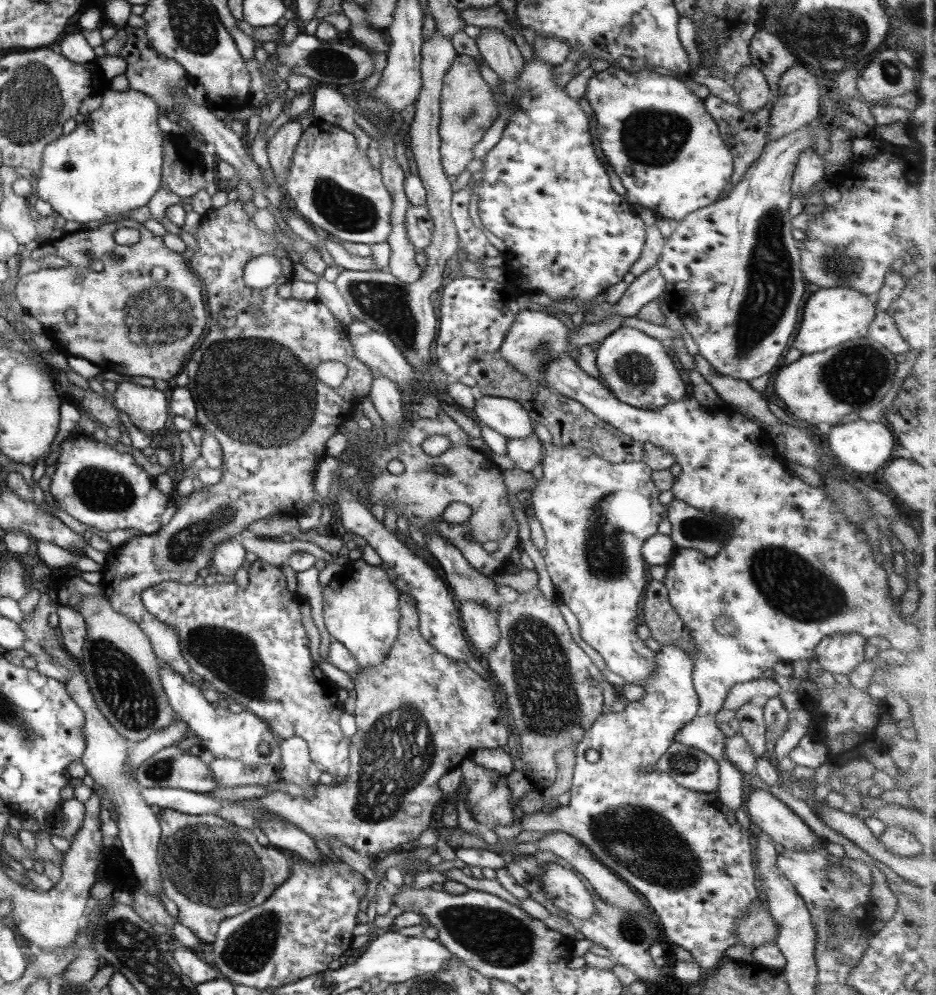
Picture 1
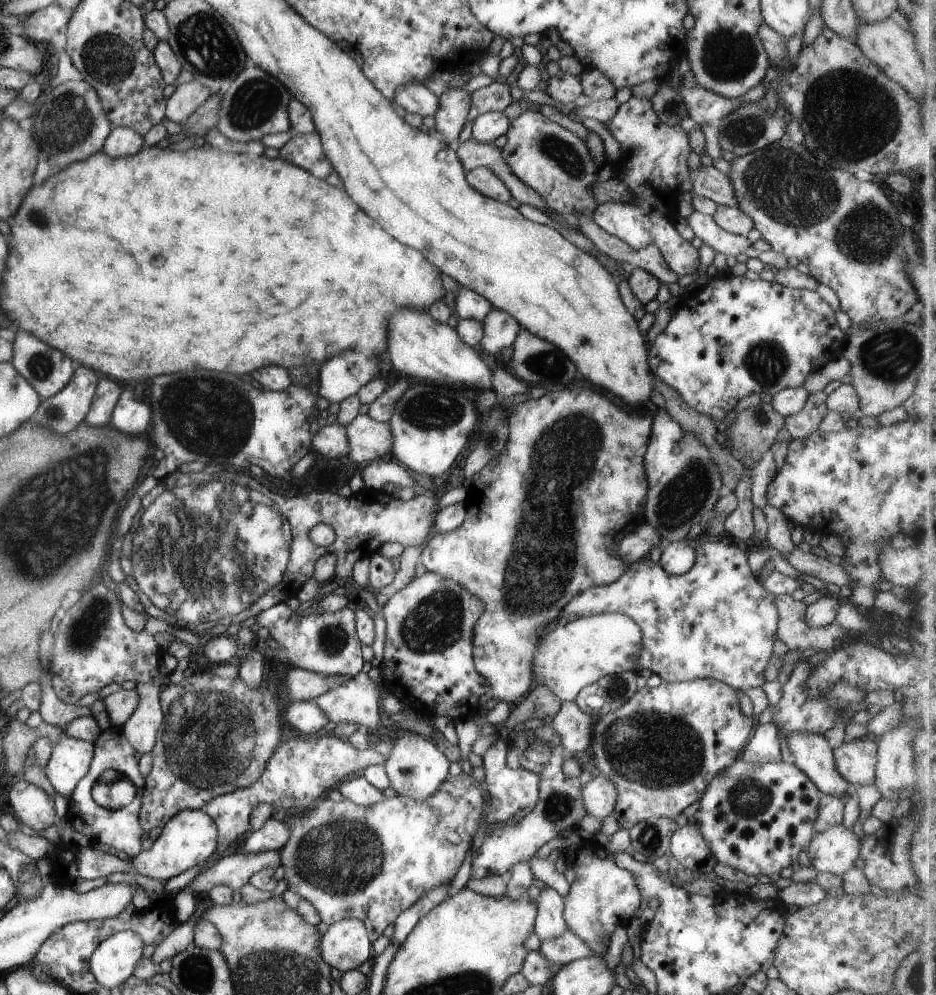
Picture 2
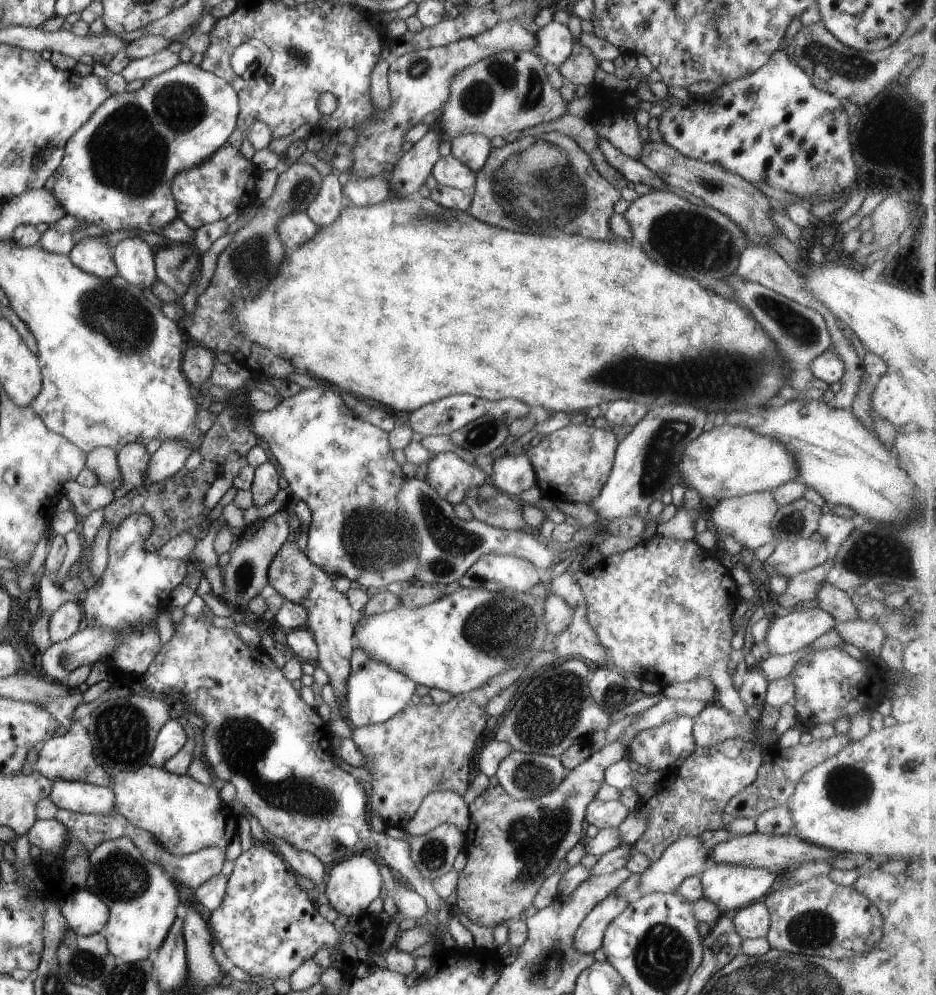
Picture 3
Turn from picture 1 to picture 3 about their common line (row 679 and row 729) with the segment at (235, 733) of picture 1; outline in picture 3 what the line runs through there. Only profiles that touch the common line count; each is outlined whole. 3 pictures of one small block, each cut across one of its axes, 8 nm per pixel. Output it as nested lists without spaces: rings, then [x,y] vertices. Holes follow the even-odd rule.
[[[170,719],[158,732],[155,746],[147,759],[147,765],[150,767],[162,767],[172,756],[175,756],[180,751],[180,748],[186,742],[187,735],[183,726],[176,719]]]

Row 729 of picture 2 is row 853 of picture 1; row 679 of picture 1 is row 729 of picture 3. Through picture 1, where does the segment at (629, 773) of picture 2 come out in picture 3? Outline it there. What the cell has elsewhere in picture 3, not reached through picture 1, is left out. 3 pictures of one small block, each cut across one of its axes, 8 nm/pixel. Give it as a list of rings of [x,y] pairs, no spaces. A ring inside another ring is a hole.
[[[680,716],[665,724],[640,732],[635,740],[632,740],[628,752],[630,760],[633,758],[639,765],[644,765],[648,771],[662,771],[671,769],[672,764],[680,758],[686,759],[697,748],[693,736],[694,720],[688,716]]]

